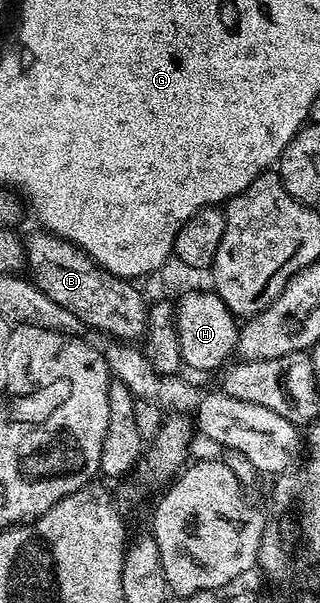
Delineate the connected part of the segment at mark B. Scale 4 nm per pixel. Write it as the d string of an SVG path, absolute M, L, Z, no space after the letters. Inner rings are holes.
M36 230L32 237L26 240L27 267L32 270L31 279L40 288L42 294L47 298L53 299L58 305L65 307L76 315L84 324L85 329L96 332L105 332L108 336L120 342L136 342L145 335L148 322L148 308L144 300L140 297L140 292L135 287L135 283L121 280L114 276L109 276L96 261L91 260L88 255L77 244L71 244L61 236L54 236L50 232Z

